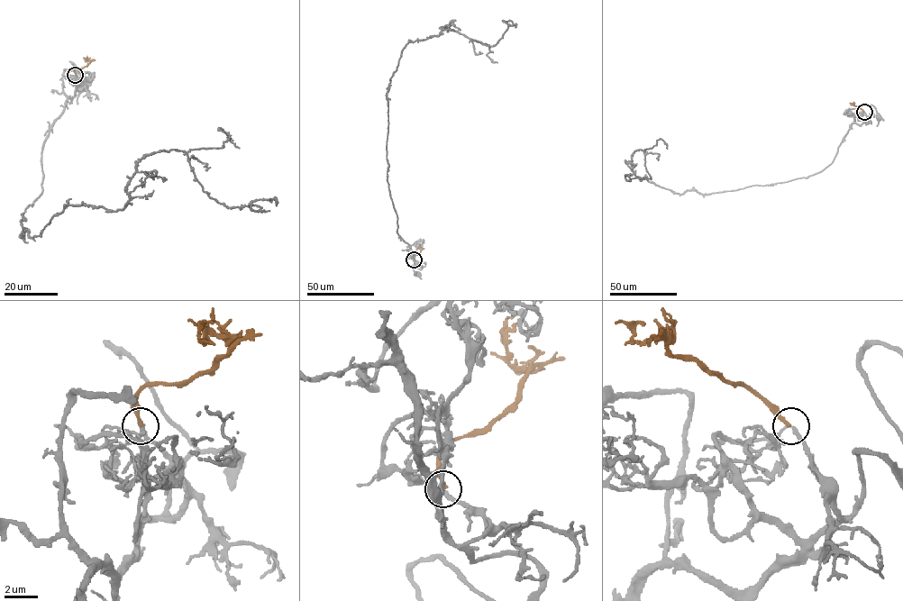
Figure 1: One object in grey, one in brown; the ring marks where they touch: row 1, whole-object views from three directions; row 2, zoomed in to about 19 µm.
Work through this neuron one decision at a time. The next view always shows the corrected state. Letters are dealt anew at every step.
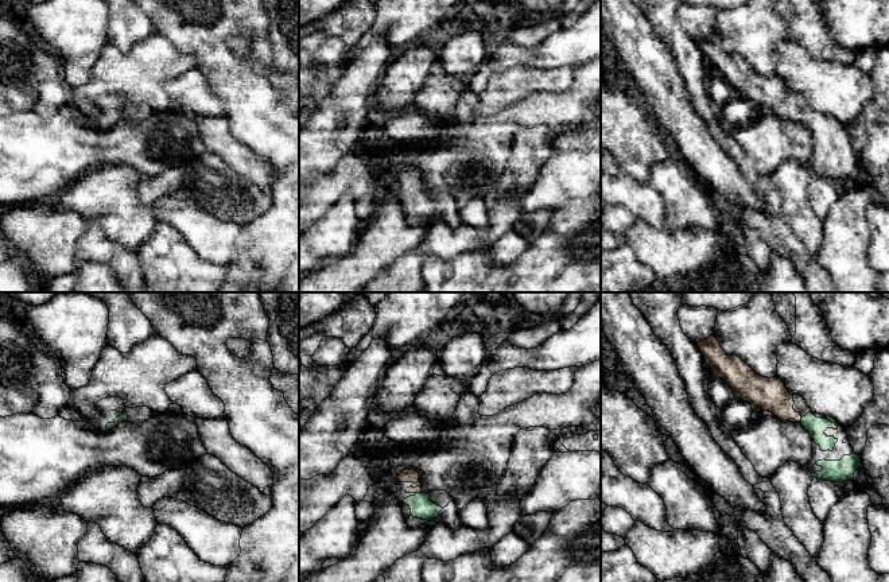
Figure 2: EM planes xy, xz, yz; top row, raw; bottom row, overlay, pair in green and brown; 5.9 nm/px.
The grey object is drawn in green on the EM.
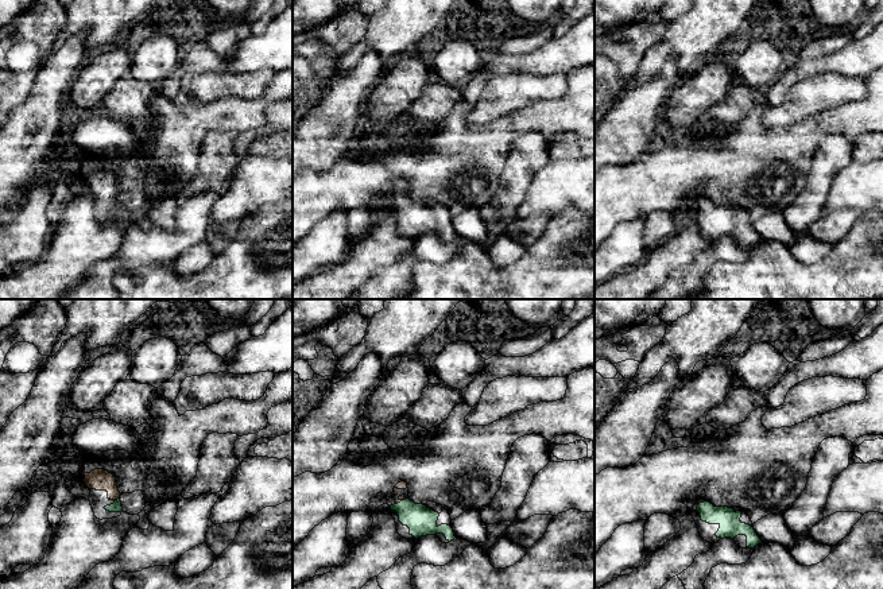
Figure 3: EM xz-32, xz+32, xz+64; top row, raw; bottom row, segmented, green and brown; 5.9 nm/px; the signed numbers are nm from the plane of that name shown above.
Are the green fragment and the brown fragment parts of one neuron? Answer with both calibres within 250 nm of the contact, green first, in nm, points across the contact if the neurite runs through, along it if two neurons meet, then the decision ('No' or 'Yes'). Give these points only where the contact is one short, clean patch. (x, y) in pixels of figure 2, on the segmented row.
Thickness 110 nm (green) against 190 nm. Path across: yz (815, 426), (802, 421), (771, 395). Yes

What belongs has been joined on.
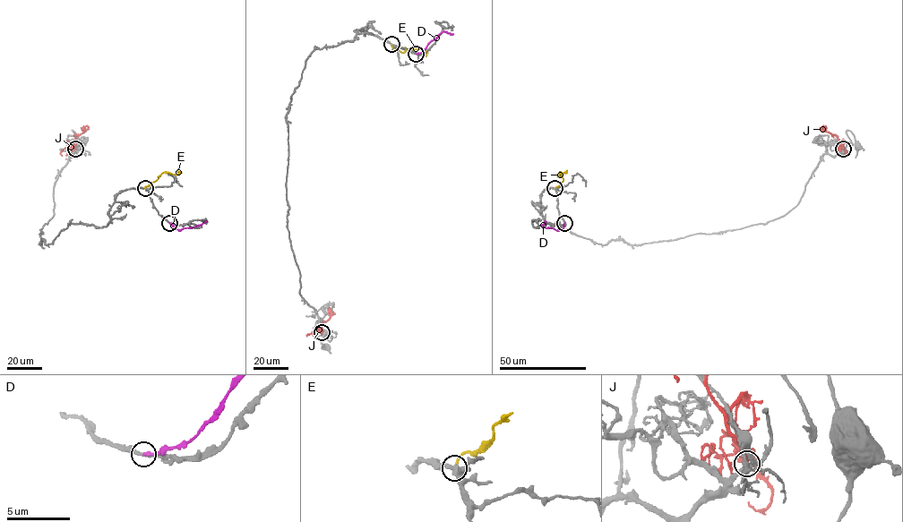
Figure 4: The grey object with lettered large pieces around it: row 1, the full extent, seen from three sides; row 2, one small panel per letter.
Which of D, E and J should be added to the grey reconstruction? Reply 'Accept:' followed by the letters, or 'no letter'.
Accept: no letter

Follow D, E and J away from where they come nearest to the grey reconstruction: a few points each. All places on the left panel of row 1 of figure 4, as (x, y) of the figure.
D: (169, 223), (182, 230), (207, 221)
E: (145, 188), (162, 173), (177, 175), (180, 173), (176, 170)
J: (75, 149), (74, 135), (85, 132), (81, 128), (88, 125)

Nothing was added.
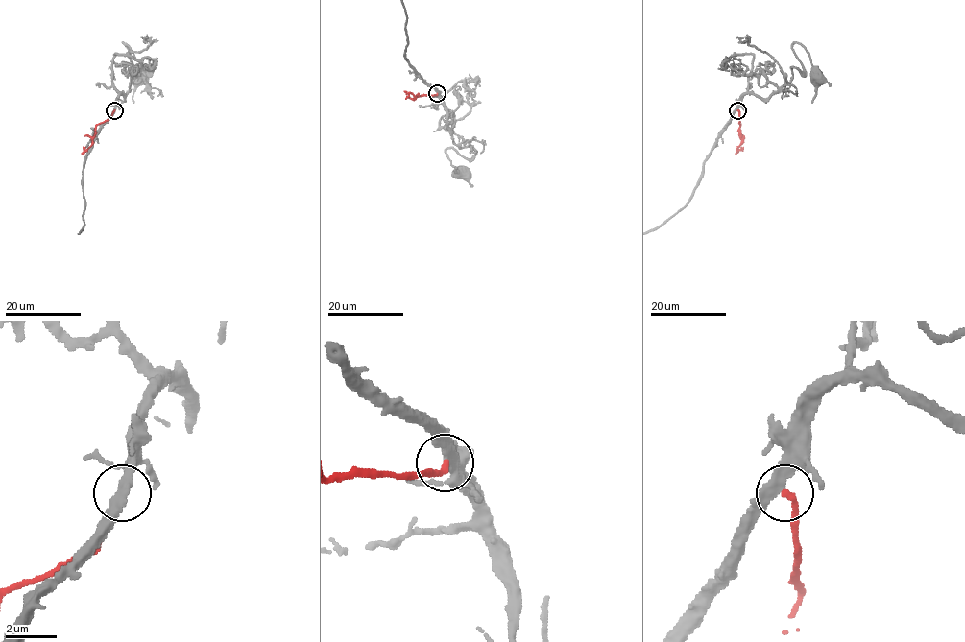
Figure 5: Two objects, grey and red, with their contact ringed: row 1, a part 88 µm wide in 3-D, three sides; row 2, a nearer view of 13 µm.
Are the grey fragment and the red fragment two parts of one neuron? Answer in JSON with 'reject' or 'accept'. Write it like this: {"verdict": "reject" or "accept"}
{"verdict": "accept"}

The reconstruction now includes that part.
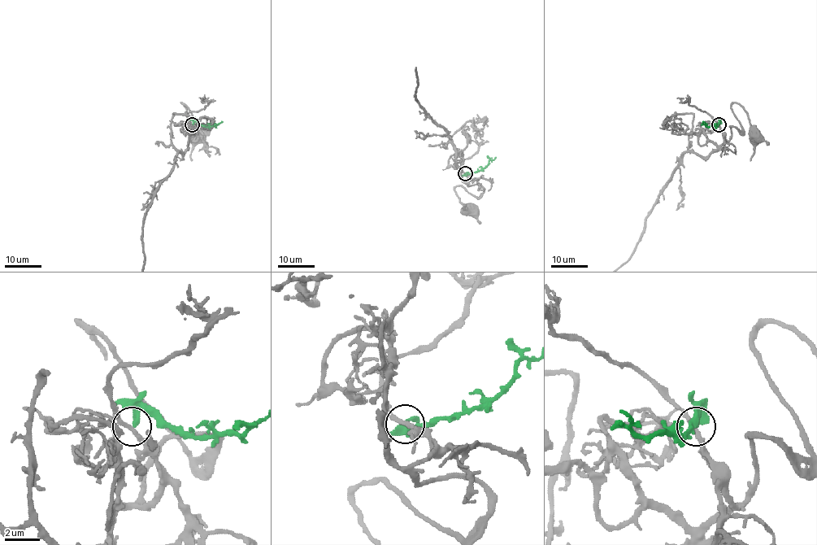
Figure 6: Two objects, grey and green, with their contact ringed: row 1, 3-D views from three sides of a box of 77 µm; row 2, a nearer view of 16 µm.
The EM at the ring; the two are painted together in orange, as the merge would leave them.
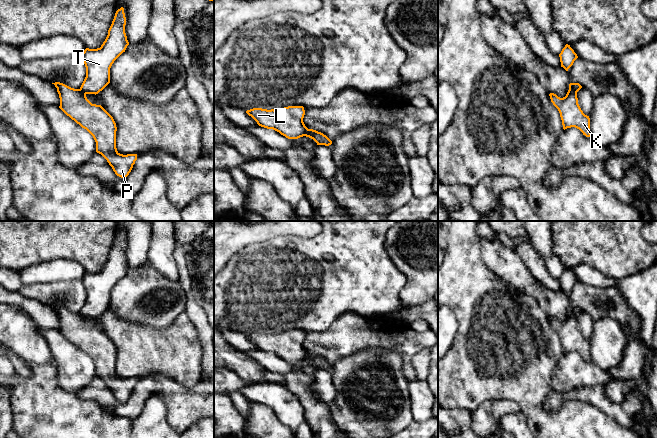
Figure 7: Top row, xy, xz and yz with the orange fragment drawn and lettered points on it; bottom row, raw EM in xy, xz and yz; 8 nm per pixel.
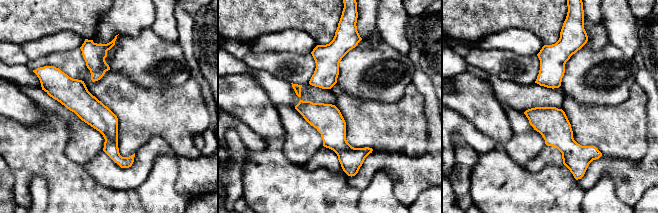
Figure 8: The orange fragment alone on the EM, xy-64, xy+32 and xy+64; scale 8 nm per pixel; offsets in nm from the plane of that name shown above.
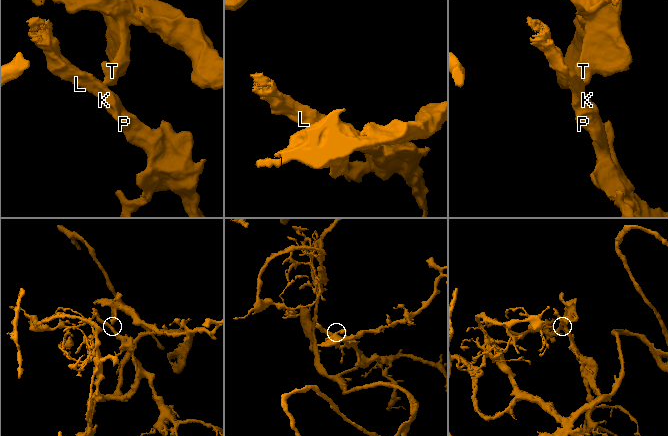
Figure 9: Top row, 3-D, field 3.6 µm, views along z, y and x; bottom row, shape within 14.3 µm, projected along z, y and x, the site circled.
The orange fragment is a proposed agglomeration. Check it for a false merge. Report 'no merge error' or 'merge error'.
merge error

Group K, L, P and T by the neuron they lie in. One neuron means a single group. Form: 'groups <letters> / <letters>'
groups K L P / T

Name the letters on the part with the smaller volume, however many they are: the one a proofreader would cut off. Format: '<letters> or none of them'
T

